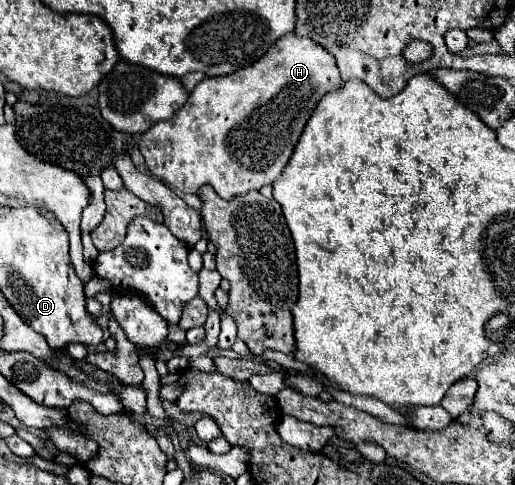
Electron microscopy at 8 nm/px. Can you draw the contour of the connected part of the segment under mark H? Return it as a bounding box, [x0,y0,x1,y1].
[139,33,341,199]

